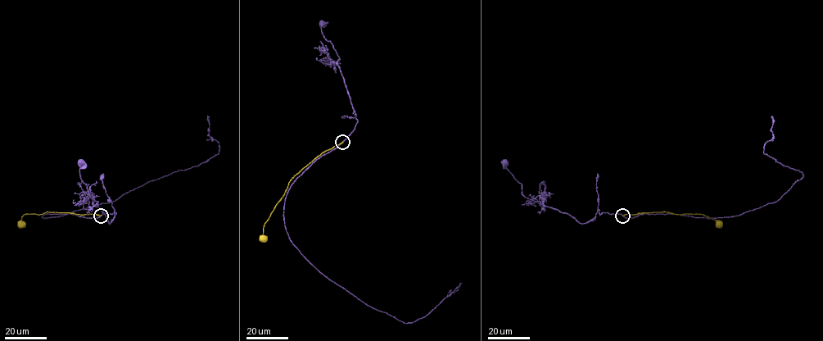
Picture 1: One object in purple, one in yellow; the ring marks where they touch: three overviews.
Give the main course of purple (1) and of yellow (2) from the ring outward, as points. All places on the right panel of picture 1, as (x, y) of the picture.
1: (622, 215), (733, 216), (777, 201), (803, 176), (763, 152), (772, 136), (771, 115)
2: (622, 215), (662, 211), (703, 214), (719, 224)

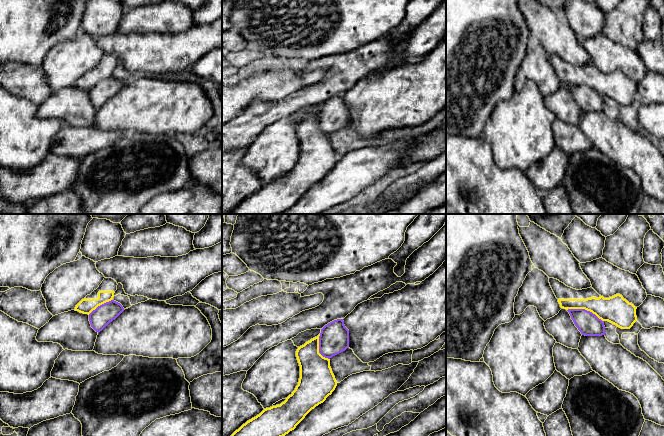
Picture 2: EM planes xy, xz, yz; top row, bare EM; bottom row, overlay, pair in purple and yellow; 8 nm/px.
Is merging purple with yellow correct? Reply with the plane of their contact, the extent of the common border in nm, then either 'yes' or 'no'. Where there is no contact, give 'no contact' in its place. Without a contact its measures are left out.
yz | 320 nm | no

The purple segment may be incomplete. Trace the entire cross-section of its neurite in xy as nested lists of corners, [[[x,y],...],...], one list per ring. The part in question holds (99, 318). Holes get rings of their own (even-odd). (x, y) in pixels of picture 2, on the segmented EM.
[[[114,300],[106,302],[89,314],[91,327],[99,333],[123,311],[124,308],[120,303]]]

